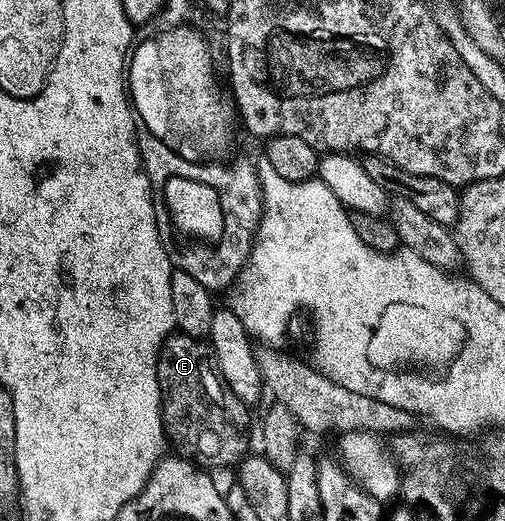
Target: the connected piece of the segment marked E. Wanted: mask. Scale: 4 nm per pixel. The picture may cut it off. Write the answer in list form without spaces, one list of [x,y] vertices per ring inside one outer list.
[[[175,332],[162,343],[162,351],[158,354],[158,383],[160,384],[160,392],[162,393],[162,428],[166,431],[166,437],[171,447],[175,446],[177,453],[183,458],[190,459],[191,462],[203,467],[211,468],[210,466],[230,466],[241,463],[242,459],[247,457],[246,438],[240,431],[234,427],[234,422],[230,419],[230,414],[226,411],[226,398],[228,399],[228,391],[223,383],[221,374],[216,369],[214,361],[214,348],[209,341],[203,340],[201,337]]]

